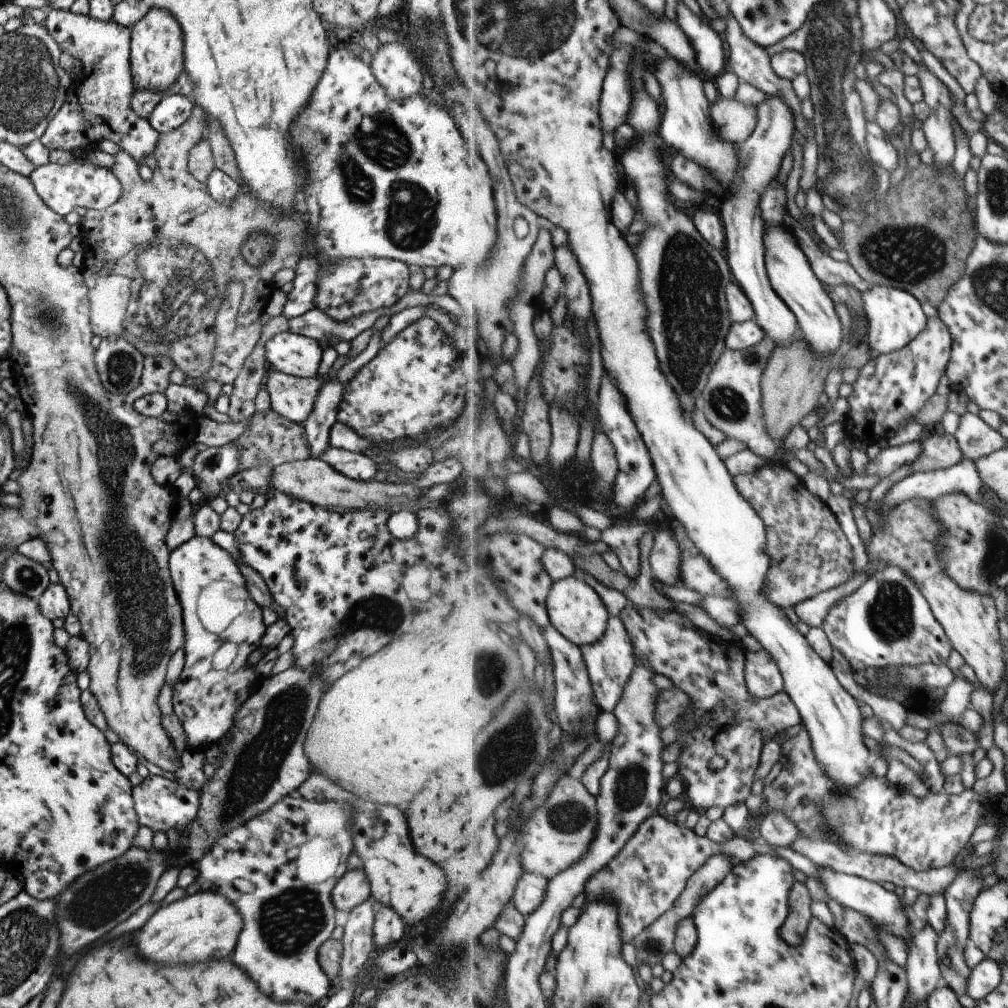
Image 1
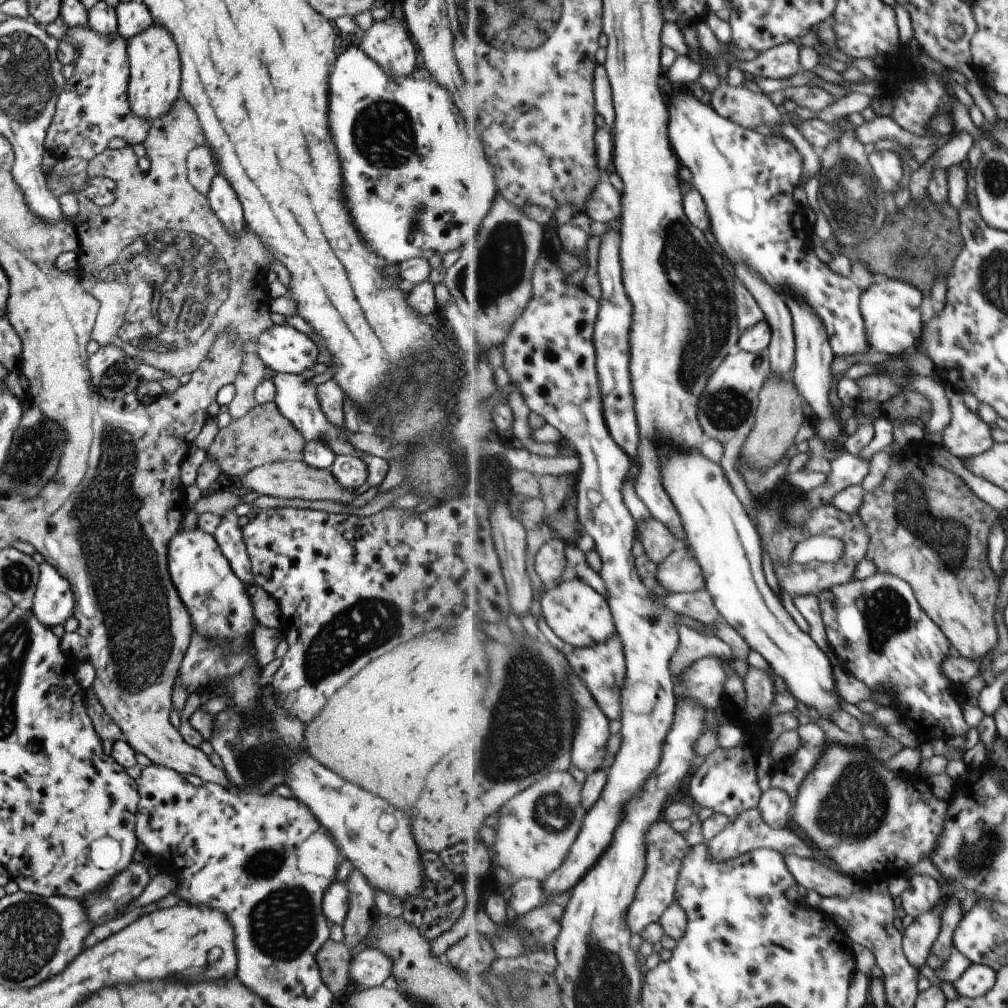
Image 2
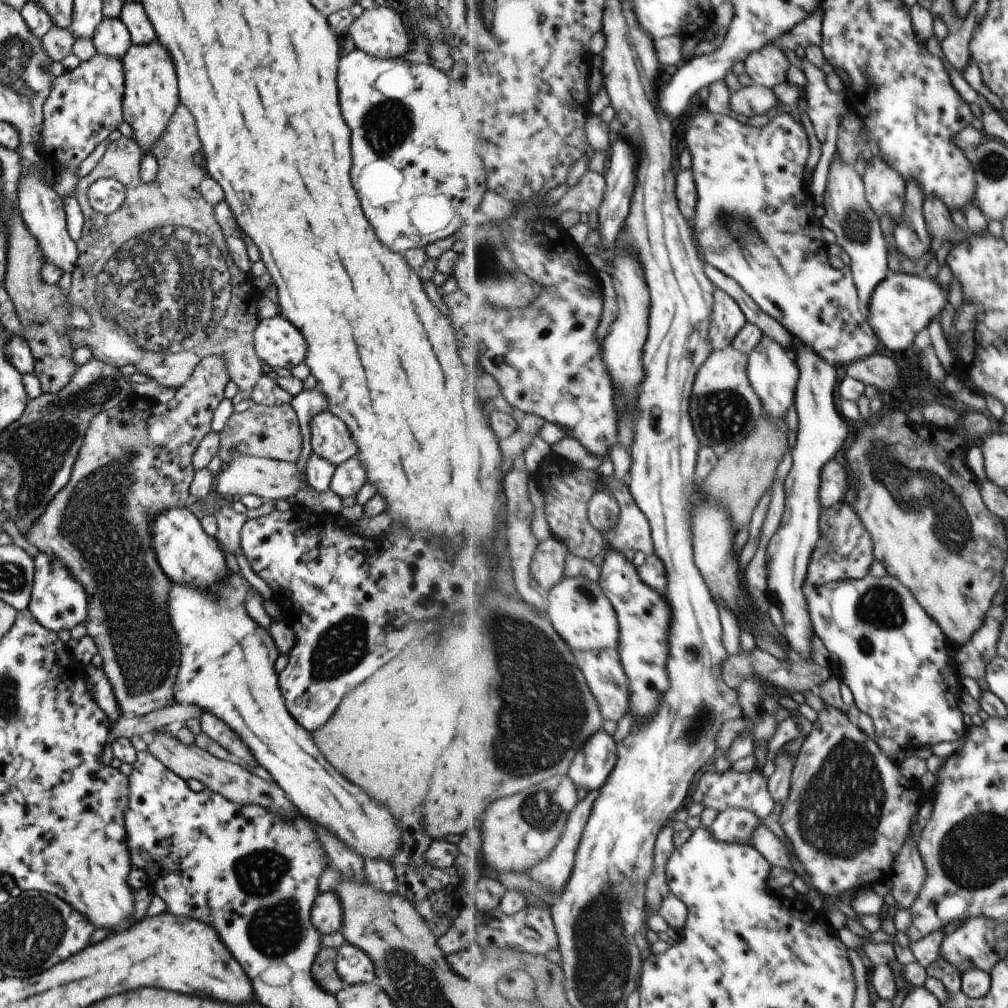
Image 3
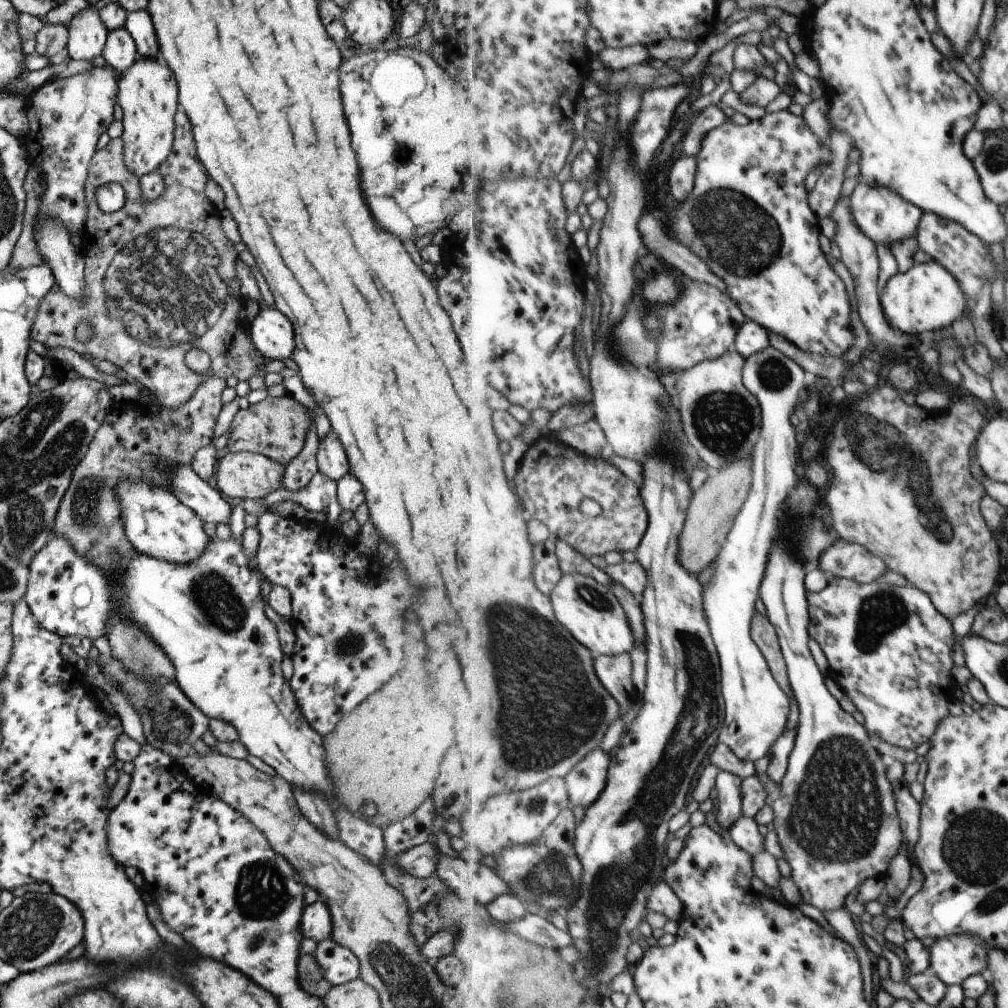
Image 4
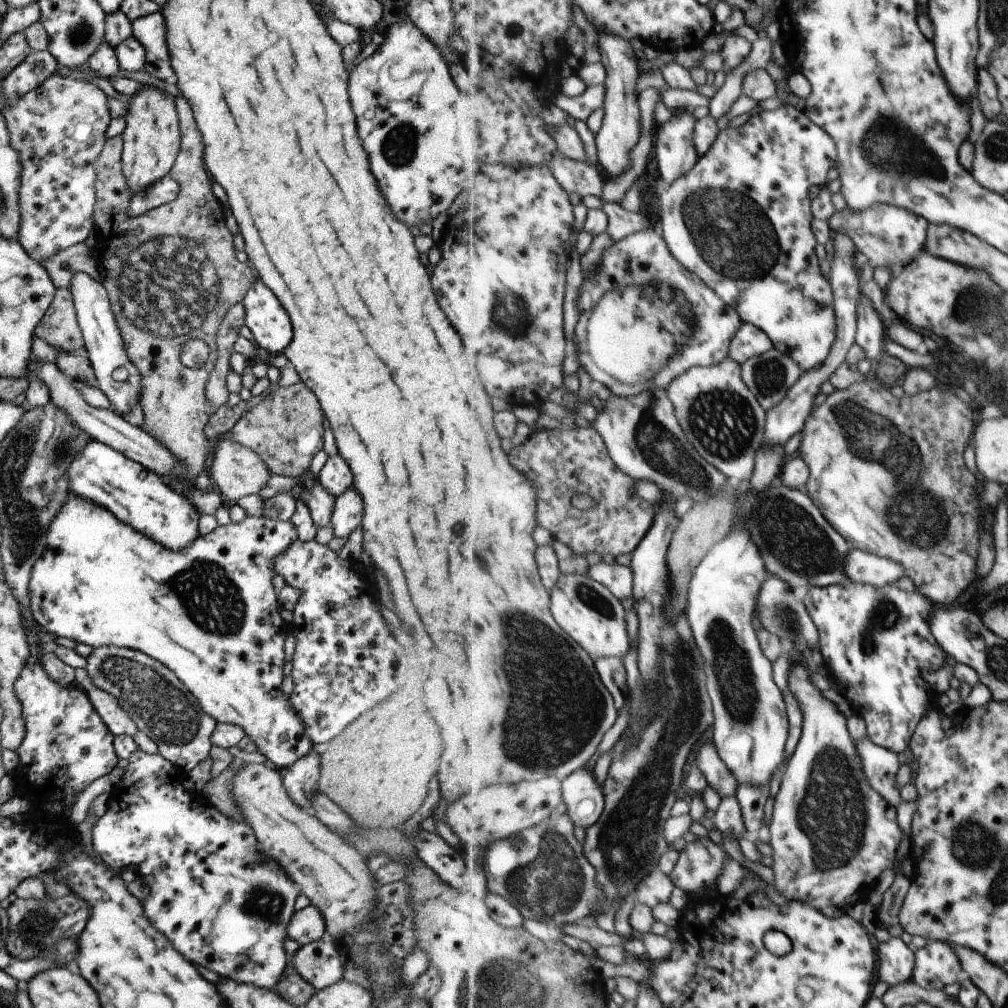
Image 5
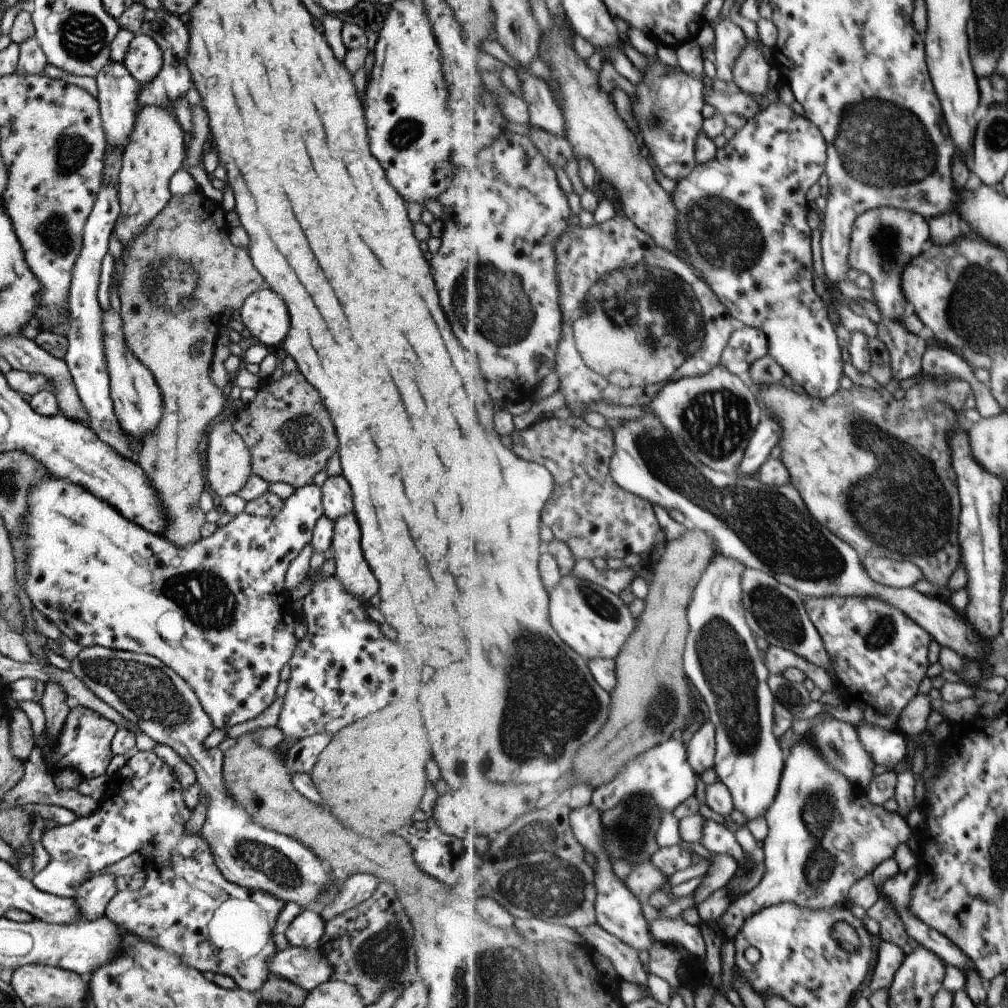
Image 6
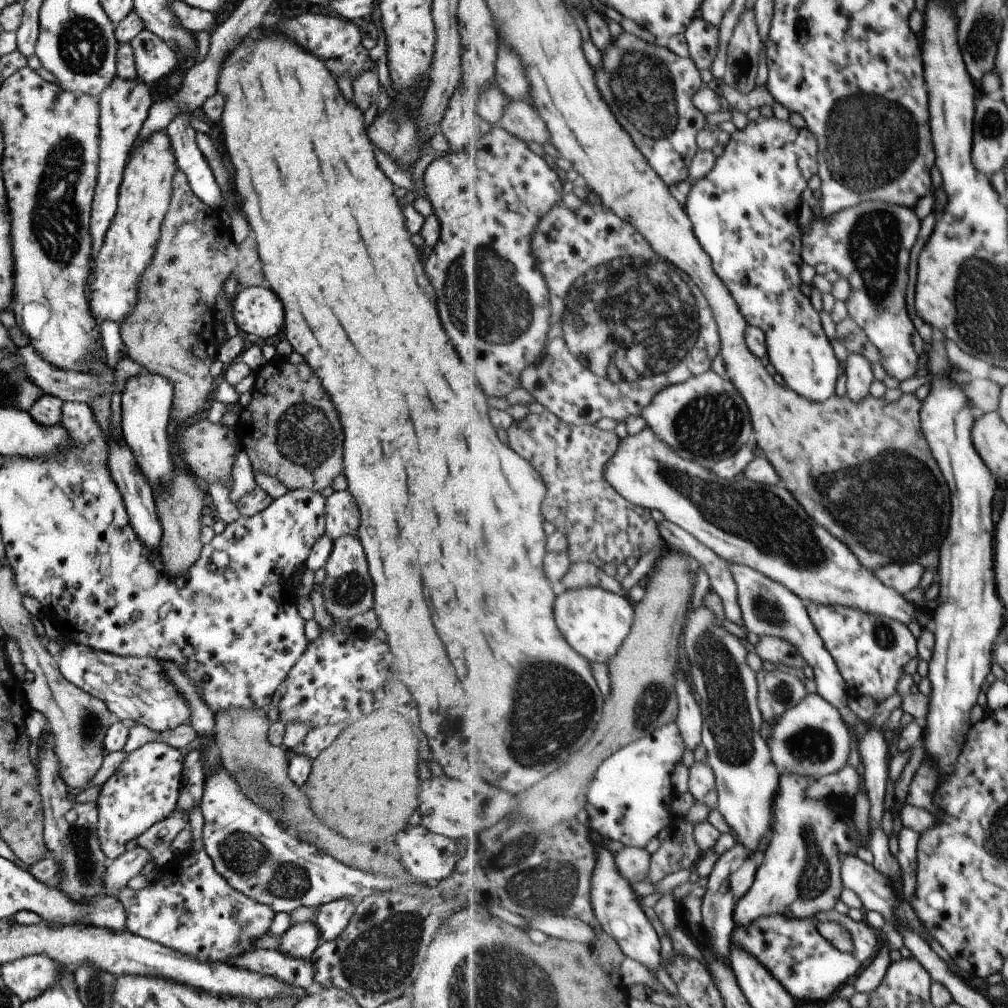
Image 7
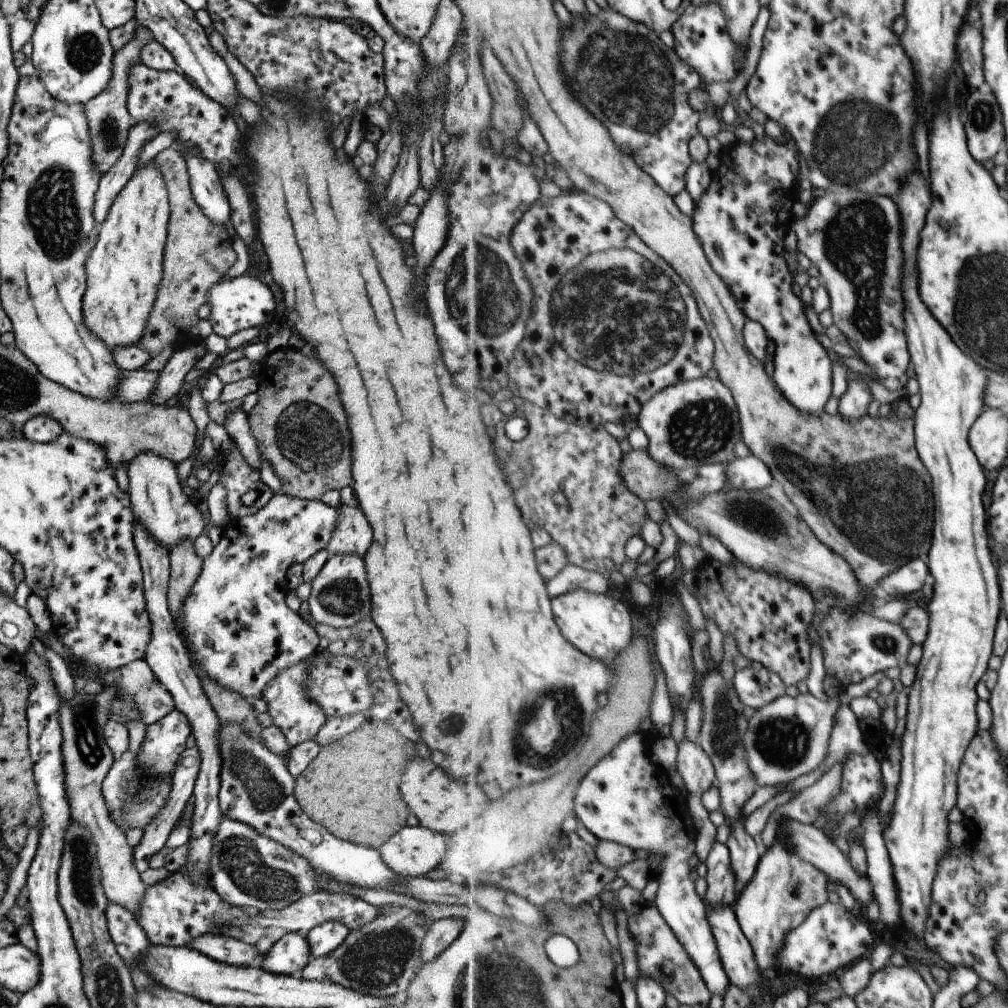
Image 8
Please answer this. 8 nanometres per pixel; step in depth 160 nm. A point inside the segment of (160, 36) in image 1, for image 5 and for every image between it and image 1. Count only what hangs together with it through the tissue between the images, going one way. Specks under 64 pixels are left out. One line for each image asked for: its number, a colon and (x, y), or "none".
2: (154, 70)
3: (150, 90)
4: (147, 92)
5: (151, 137)

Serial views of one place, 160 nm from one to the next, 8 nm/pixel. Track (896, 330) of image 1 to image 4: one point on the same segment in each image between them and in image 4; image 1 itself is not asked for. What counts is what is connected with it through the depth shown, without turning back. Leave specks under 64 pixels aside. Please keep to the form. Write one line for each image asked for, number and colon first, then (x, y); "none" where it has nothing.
2: (890, 307)
3: (903, 304)
4: (928, 296)

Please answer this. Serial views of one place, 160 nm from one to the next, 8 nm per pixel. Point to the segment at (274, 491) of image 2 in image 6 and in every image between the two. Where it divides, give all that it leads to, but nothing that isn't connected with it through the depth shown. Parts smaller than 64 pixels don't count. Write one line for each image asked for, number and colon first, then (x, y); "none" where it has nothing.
3: (270, 479)
4: (245, 475)
5: (236, 471)
6: (227, 466)

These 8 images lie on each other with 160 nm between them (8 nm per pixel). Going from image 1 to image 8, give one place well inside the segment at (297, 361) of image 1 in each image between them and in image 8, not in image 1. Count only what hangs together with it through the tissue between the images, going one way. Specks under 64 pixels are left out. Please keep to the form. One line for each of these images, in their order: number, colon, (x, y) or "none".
2: (281, 349)
3: (278, 344)
4: (270, 332)
5: (269, 326)
6: (263, 314)
7: (255, 310)
8: (243, 302)

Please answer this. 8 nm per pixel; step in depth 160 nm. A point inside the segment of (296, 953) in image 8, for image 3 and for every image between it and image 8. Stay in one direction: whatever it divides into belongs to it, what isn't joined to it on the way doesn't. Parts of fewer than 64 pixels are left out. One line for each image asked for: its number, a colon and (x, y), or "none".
3: (326, 913)
4: (315, 922)
5: (306, 925)
6: (305, 930)
7: (299, 941)

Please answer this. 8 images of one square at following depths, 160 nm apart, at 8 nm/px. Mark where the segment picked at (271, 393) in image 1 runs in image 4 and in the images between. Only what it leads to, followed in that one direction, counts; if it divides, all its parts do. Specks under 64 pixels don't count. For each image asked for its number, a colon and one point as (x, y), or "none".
2: (295, 398)
3: (329, 438)
4: (330, 458)

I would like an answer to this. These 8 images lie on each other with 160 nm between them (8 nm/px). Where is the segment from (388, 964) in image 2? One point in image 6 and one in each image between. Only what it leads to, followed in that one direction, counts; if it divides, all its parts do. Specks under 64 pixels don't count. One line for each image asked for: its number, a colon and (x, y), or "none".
3: (353, 966)
4: (339, 965)
5: (318, 963)
6: (306, 967)

